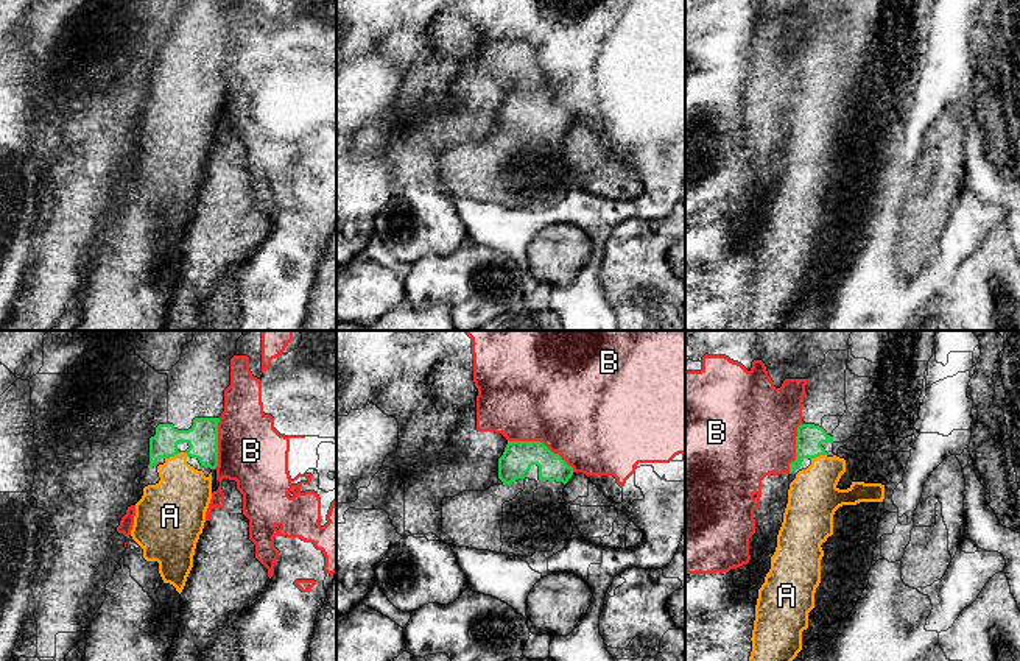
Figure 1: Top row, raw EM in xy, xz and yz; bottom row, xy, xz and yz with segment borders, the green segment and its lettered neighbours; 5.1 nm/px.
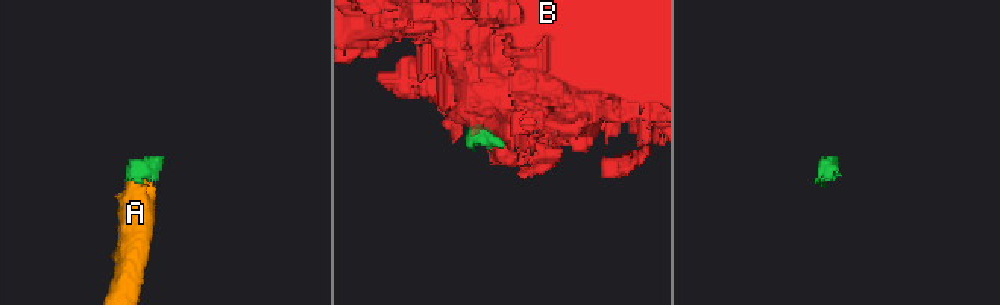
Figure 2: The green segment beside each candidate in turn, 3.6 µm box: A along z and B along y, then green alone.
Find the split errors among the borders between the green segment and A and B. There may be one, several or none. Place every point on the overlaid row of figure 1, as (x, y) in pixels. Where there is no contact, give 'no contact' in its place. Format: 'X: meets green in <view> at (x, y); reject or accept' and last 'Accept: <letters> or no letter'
A: meets green in yz at (818, 455); accept
B: meets green in xz at (542, 443); reject
Accept: A

